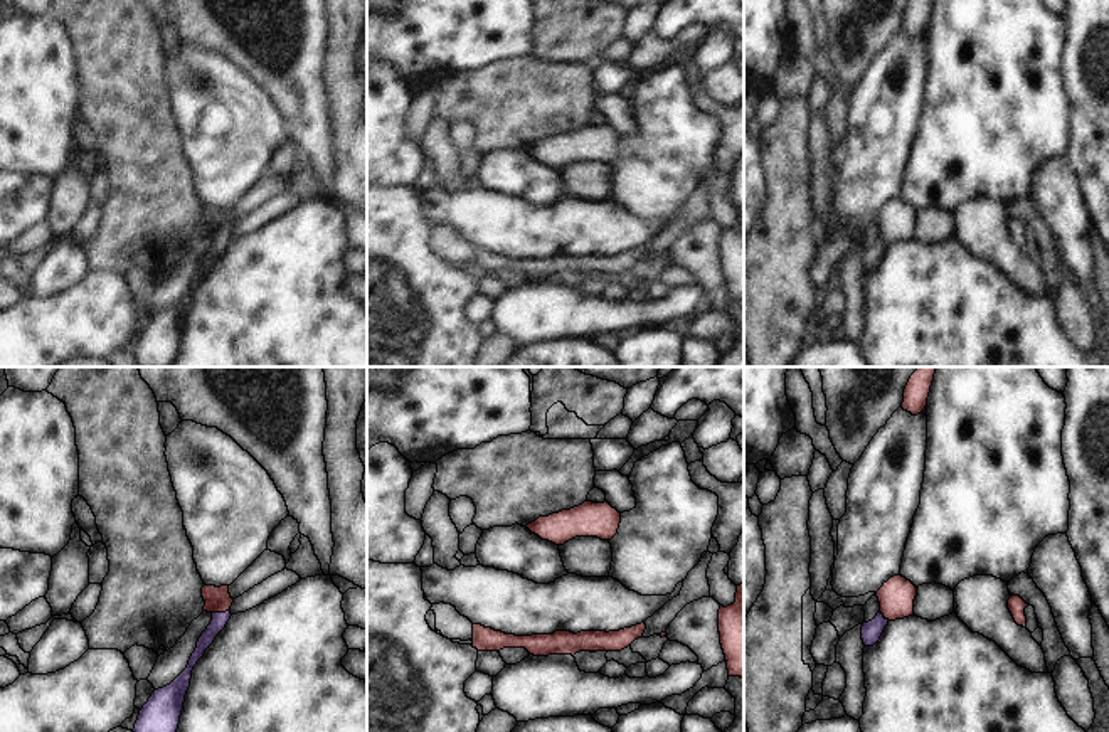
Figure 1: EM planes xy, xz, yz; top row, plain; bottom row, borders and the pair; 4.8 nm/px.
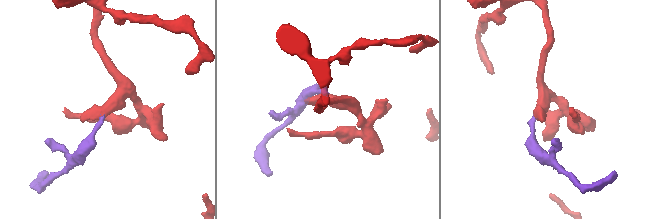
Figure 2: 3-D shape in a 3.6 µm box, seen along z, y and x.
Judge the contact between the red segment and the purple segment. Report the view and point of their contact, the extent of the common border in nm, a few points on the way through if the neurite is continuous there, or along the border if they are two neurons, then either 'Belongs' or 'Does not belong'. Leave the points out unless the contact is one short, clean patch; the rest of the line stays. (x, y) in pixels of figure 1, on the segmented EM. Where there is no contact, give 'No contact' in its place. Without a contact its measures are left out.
Touches red at xy (221, 611). Shared border 90 nm. Path across: xy (217, 599), (221, 611), (219, 620). Belongs

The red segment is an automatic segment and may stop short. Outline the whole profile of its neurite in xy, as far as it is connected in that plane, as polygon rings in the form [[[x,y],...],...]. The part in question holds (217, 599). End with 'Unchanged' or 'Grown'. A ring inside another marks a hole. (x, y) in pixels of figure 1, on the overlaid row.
[[[204,586],[202,597],[205,601],[204,611],[212,614],[210,624],[199,638],[187,668],[170,685],[151,693],[140,710],[133,732],[177,732],[192,670],[232,616],[234,599],[229,594],[229,586]]]. Grown

